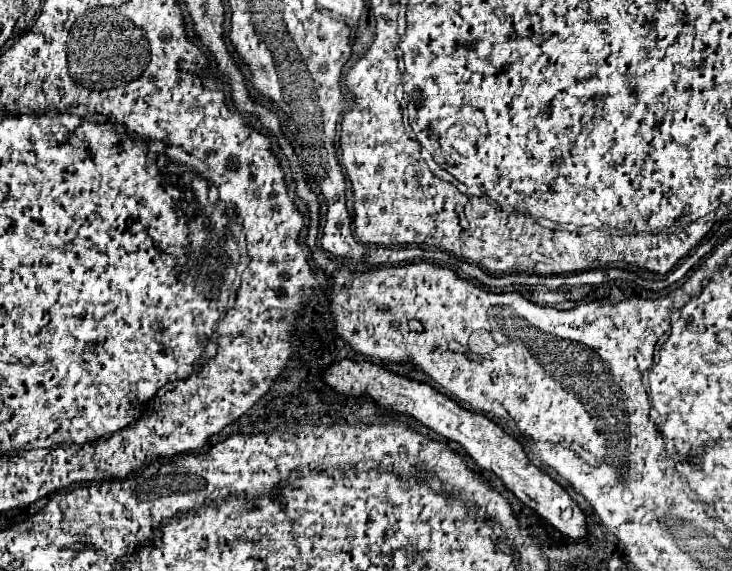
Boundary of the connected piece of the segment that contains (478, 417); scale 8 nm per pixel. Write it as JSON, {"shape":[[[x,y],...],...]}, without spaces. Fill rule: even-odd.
{"shape":[[[343,359],[341,363],[333,363],[329,369],[325,369],[323,381],[329,387],[333,387],[337,393],[343,393],[343,395],[353,395],[353,397],[369,395],[371,399],[377,401],[377,405],[381,405],[385,409],[393,409],[397,413],[407,413],[407,415],[415,417],[419,423],[423,423],[425,427],[433,429],[435,433],[451,439],[451,441],[457,441],[459,445],[465,447],[465,451],[475,459],[475,463],[479,467],[493,471],[507,485],[507,489],[511,489],[529,509],[533,509],[553,529],[557,529],[559,533],[563,533],[565,537],[571,537],[571,539],[581,539],[587,535],[585,515],[577,507],[577,503],[567,495],[567,491],[561,485],[557,485],[547,473],[543,473],[539,467],[531,465],[521,443],[517,443],[511,435],[507,435],[501,427],[497,427],[485,415],[463,409],[451,397],[435,391],[427,383],[395,375],[395,373],[391,373],[375,363],[369,363],[369,361]],[[565,509],[573,511],[571,519],[561,517],[561,513]]]}

